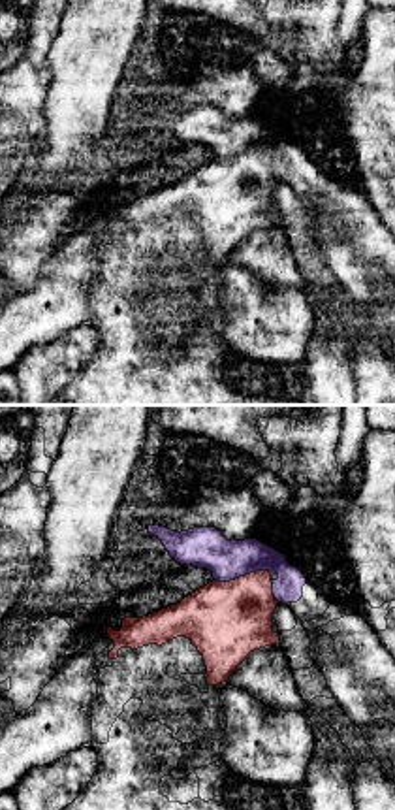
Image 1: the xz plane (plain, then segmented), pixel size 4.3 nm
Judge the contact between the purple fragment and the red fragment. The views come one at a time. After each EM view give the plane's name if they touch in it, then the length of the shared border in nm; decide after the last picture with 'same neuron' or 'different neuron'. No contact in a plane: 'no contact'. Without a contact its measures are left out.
meets purple in xz; contact 300 nm long

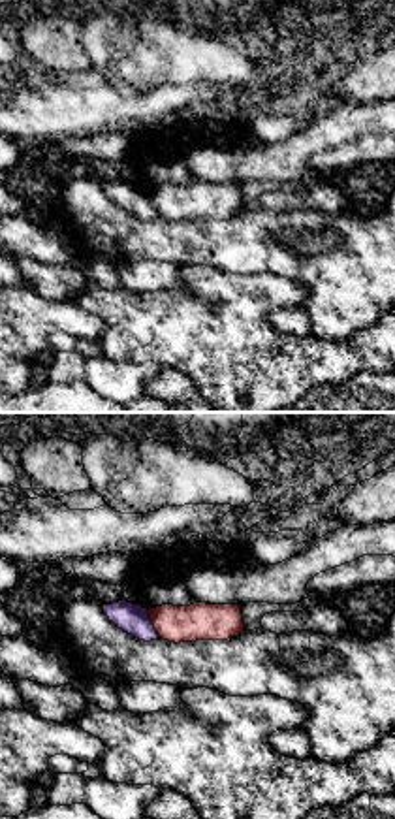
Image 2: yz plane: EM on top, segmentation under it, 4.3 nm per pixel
meets purple in yz; contact 120 nm long

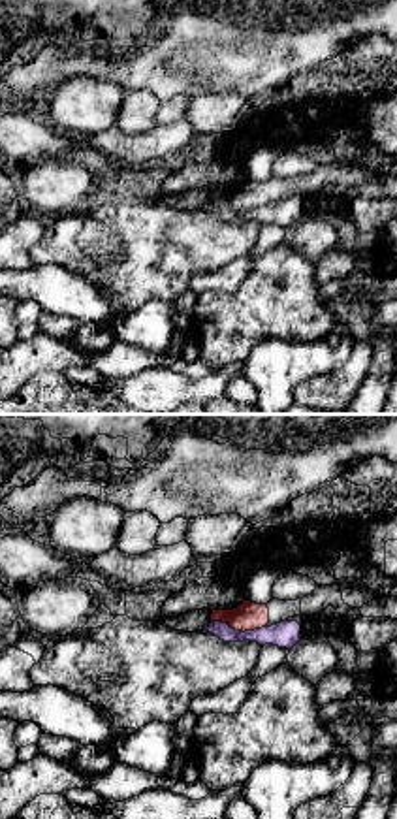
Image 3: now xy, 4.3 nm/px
meets purple in xy; contact 240 nm long

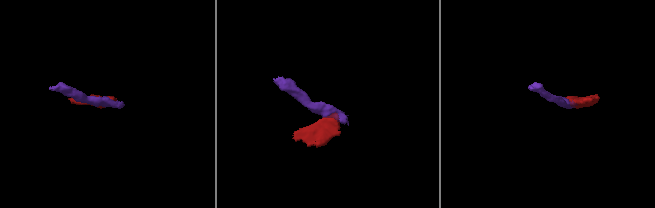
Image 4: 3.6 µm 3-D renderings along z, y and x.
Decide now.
different neuron

